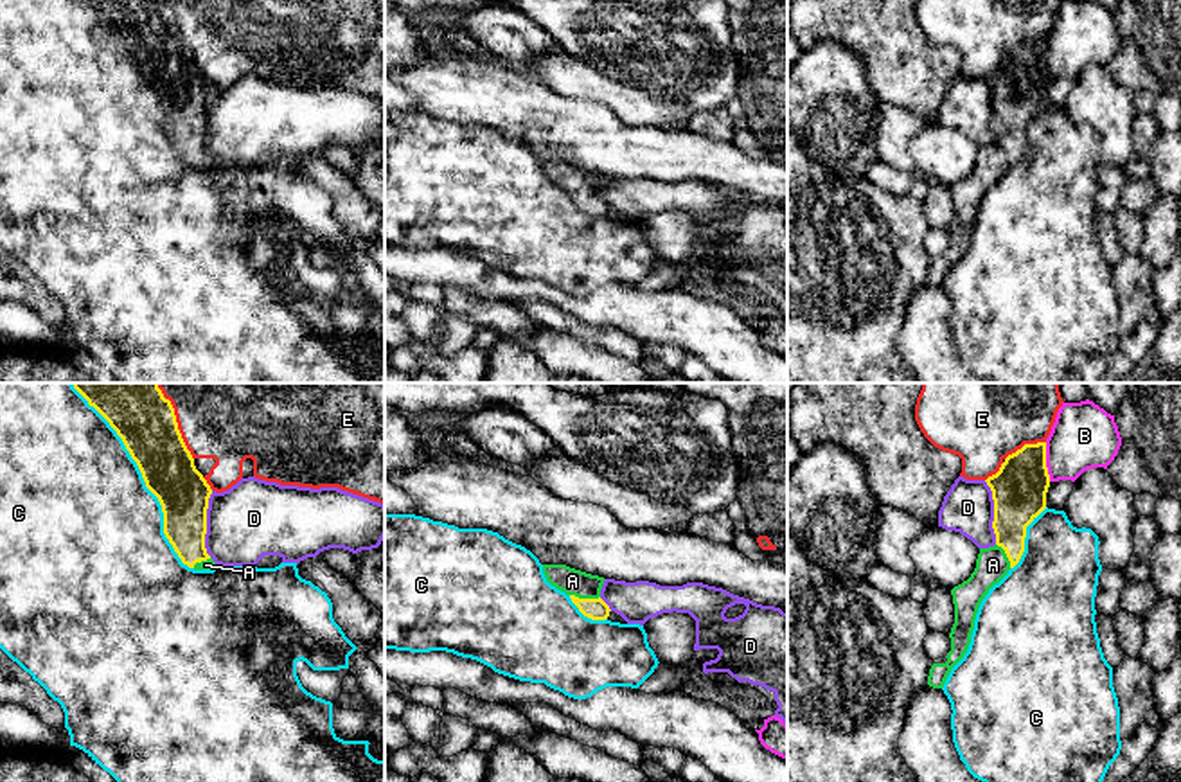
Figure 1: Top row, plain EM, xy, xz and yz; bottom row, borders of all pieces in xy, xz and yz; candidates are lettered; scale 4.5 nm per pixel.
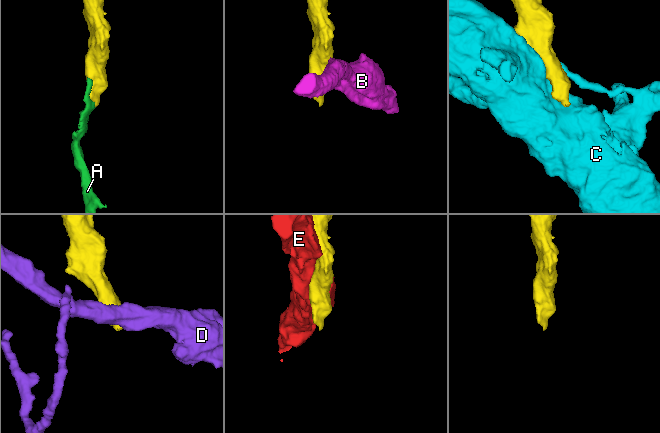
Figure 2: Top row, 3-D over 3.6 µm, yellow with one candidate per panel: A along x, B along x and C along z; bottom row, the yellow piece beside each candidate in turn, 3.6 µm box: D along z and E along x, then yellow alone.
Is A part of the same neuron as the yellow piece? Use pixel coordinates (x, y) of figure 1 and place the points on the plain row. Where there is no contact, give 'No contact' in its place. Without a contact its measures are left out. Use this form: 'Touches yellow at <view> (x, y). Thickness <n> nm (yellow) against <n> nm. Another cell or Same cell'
Touches yellow at xz (585, 196). Thickness 100 nm (yellow) against 120 nm. Same cell

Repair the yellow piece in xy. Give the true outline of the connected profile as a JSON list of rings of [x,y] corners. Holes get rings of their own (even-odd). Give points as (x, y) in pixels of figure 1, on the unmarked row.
[[[88,0],[122,36],[146,84],[158,95],[164,131],[183,162],[212,167],[207,151],[207,106],[210,83],[196,67],[178,27],[171,0]]]

